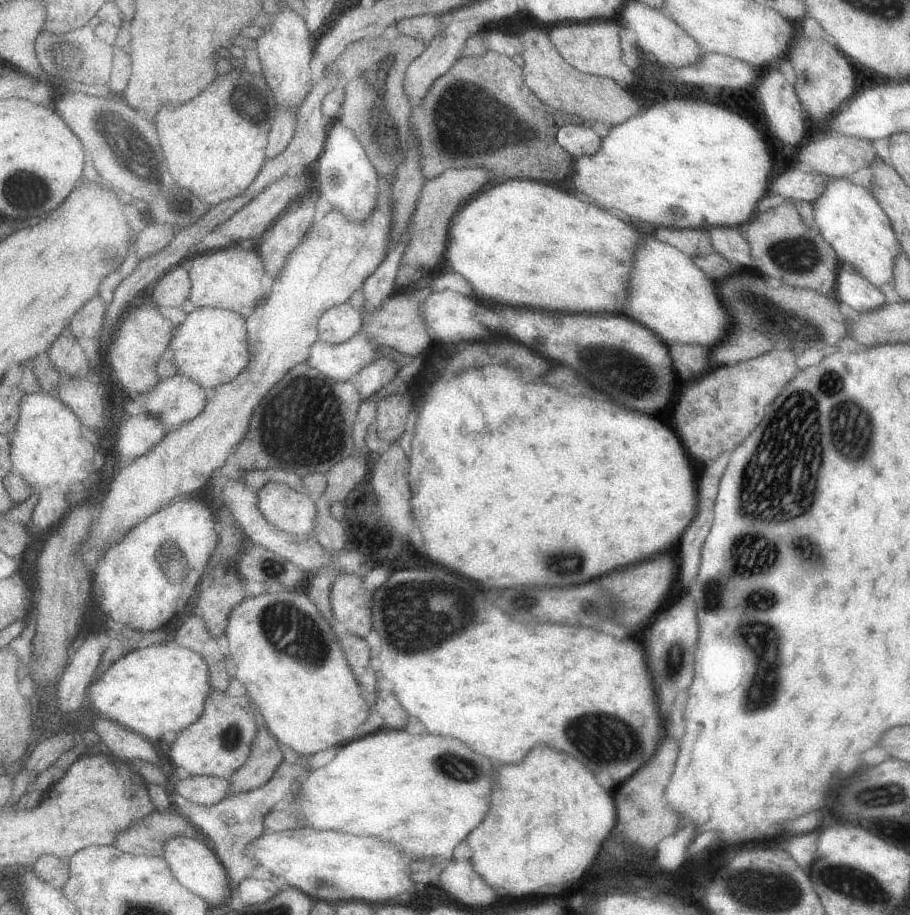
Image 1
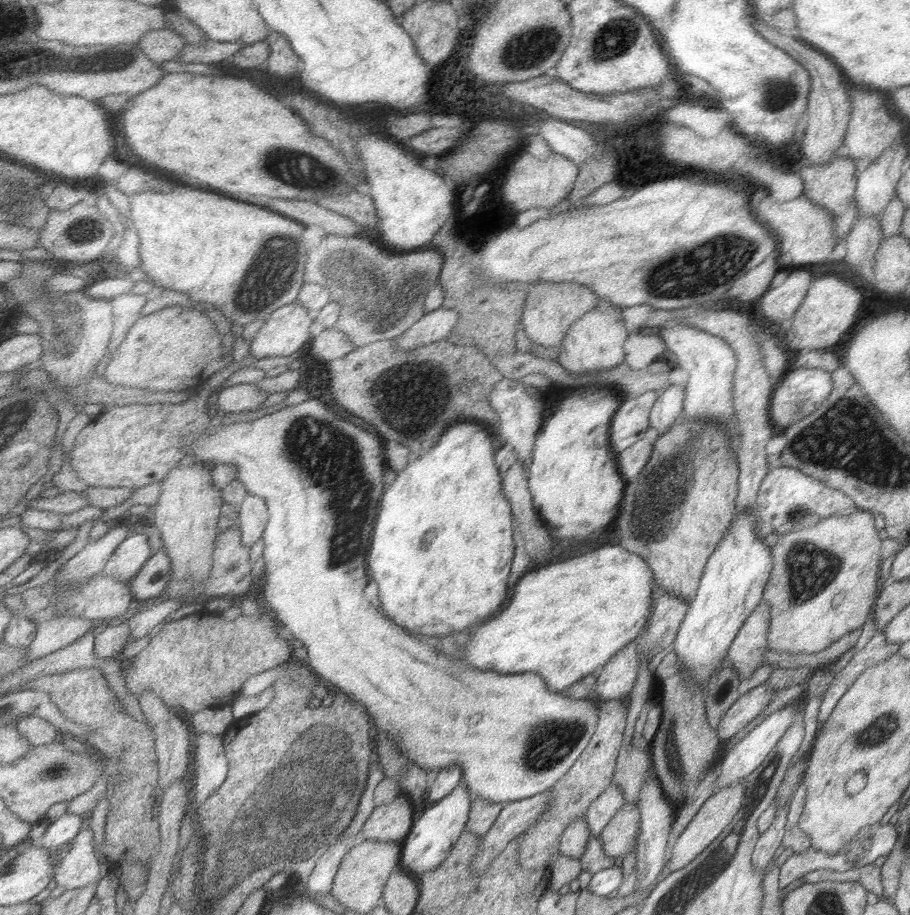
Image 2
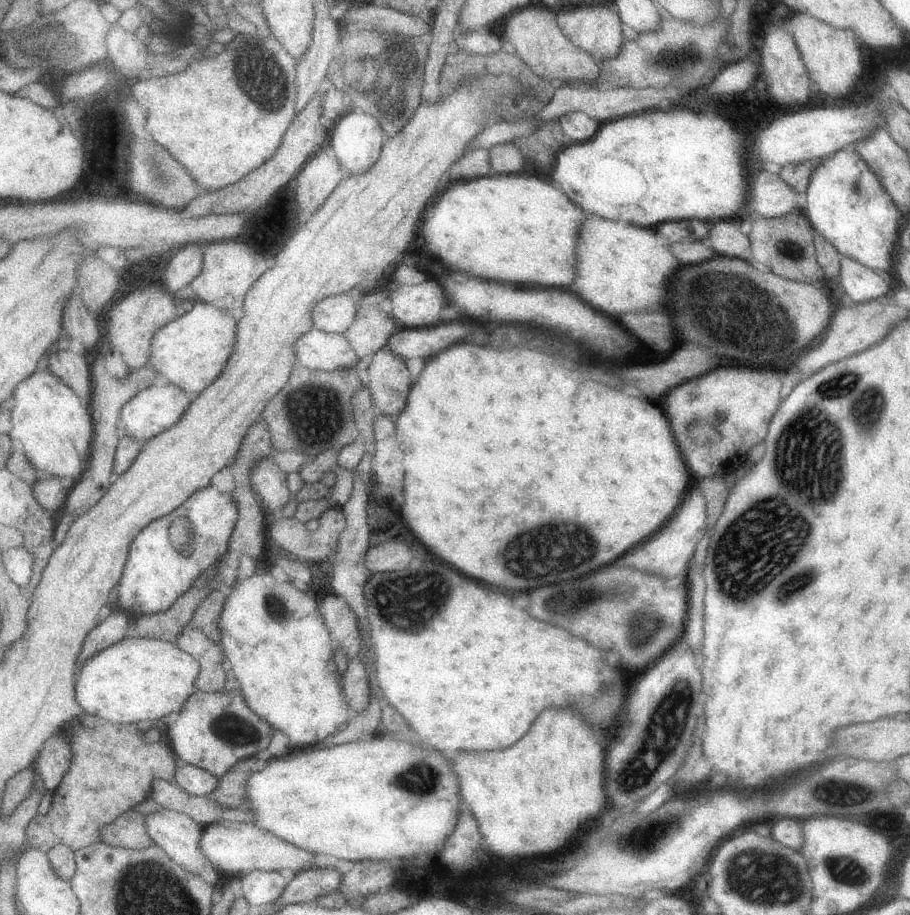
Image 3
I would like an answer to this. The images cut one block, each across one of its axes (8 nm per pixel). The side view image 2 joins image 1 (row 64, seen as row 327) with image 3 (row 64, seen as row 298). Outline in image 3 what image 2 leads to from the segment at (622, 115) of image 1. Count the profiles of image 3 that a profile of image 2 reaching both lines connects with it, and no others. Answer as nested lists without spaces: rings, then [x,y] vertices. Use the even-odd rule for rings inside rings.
[[[529,6],[513,16],[507,18],[505,36],[507,42],[511,42],[517,50],[517,56],[541,78],[555,82],[555,84],[567,84],[569,80],[589,80],[595,82],[601,78],[601,64],[583,48],[579,48],[563,30],[559,24],[559,16],[549,10],[547,6]]]

